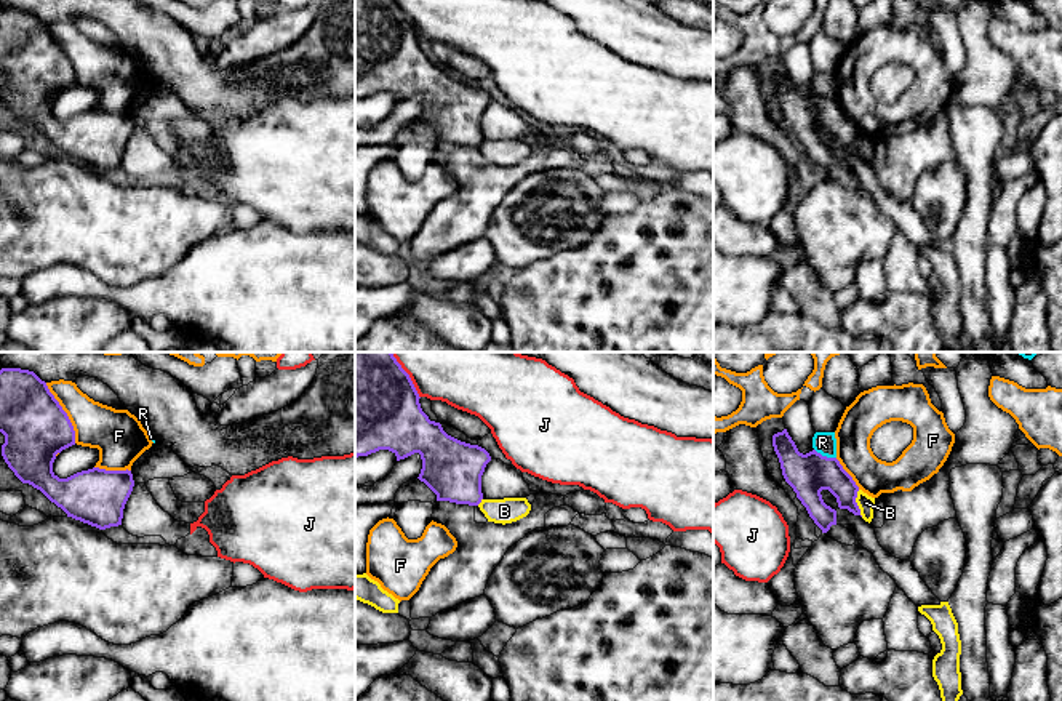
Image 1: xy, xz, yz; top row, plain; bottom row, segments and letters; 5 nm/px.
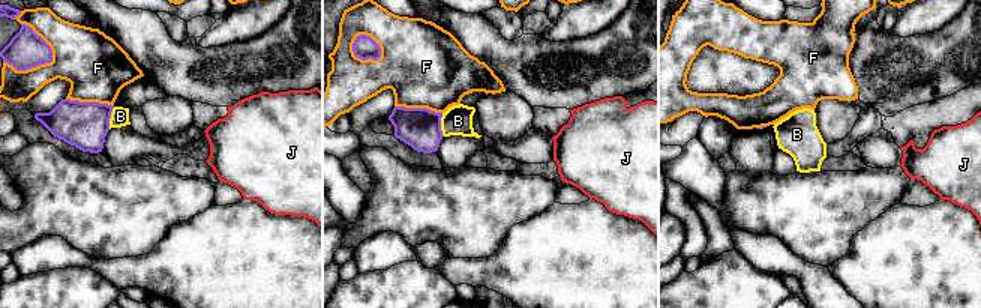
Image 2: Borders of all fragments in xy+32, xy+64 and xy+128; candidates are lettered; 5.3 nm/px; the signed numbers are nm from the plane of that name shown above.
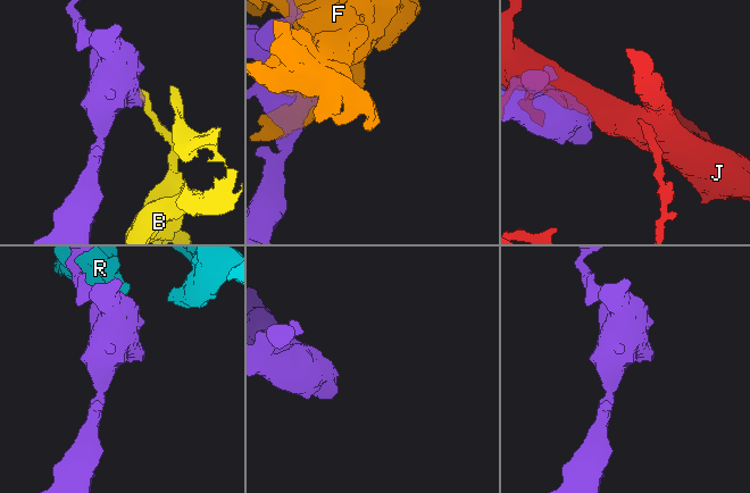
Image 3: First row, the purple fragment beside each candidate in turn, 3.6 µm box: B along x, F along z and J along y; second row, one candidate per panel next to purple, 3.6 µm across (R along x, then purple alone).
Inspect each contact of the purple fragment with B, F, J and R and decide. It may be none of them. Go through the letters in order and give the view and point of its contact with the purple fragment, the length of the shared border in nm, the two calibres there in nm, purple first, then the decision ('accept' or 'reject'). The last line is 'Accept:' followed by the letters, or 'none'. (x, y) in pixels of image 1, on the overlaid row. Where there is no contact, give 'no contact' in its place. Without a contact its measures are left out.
B: contact yz (856, 503); length 140 nm; calibres 180 and 80 nm; reject
F: contact xy (66, 413); length 340 nm; calibres 320 and 220 nm; reject
J: contact xz (408, 375); length 280 nm; calibres 500 and 480 nm; reject
R: contact yz (826, 456); length 120 nm; calibres 220 and 110 nm; reject
Accept: none

